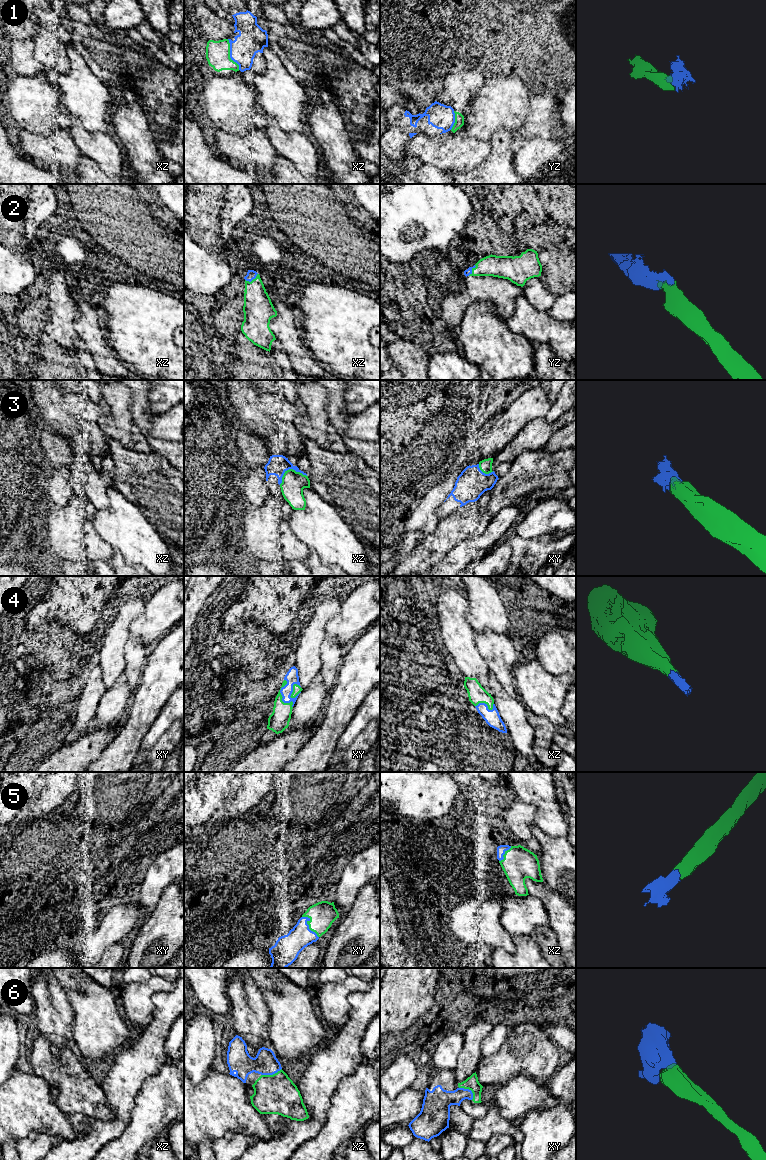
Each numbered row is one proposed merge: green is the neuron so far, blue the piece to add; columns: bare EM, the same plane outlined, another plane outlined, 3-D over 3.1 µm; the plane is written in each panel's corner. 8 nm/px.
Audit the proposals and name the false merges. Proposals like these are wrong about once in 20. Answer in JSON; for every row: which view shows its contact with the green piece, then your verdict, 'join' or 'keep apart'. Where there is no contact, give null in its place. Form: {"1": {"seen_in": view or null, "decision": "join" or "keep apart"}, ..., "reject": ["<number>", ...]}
{"1": {"seen_in": "xz", "decision": "keep apart"}, "2": {"seen_in": "xz", "decision": "join"}, "3": {"seen_in": "xz", "decision": "join"}, "4": {"seen_in": "xy", "decision": "join"}, "5": {"seen_in": "xy", "decision": "join"}, "6": {"seen_in": "xy", "decision": "join"}, "reject": ["1"]}

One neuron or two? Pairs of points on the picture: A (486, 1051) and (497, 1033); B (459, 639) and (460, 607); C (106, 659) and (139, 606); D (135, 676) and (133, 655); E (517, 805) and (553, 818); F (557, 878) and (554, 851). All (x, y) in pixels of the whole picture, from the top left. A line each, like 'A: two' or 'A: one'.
A: one
B: one
C: one
D: one
E: two
F: one

